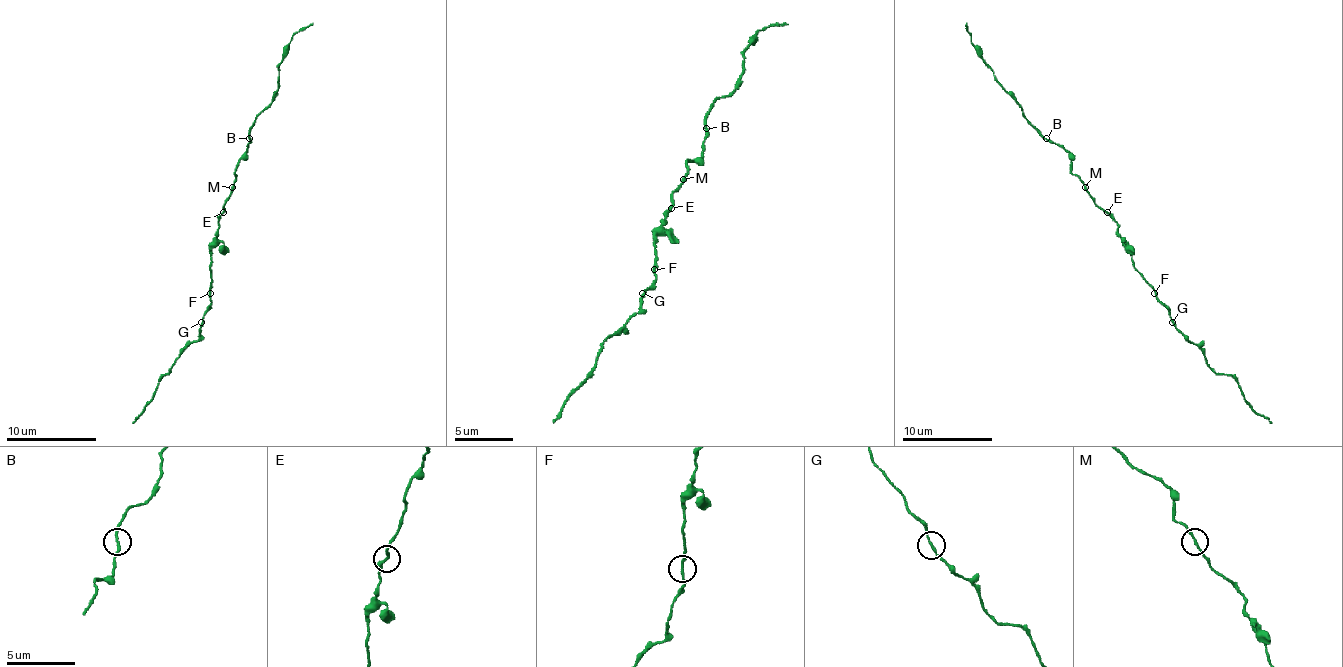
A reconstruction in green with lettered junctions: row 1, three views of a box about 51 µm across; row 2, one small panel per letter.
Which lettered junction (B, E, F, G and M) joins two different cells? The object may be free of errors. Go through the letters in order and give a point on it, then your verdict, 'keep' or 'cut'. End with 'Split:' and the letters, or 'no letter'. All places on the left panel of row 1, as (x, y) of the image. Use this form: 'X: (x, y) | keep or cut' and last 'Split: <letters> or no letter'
B: (249, 138) | cut
E: (223, 212) | keep
F: (210, 293) | keep
G: (201, 322) | keep
M: (232, 187) | keep
Split: B

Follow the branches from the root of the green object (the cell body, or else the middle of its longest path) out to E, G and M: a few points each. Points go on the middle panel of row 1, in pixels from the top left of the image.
E: (665, 220), (665, 214), (671, 208)
G: (665, 220), (654, 240), (657, 255), (654, 275), (657, 278), (642, 293)
M: (665, 220), (665, 211), (671, 205), (671, 193), (683, 179)

